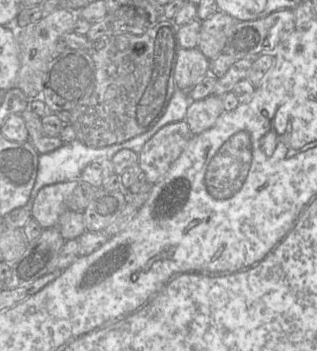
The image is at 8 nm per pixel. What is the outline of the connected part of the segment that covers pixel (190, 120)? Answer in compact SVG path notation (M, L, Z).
M210 95L204 99L190 101L185 121L192 135L198 135L211 128L224 111L222 96Z

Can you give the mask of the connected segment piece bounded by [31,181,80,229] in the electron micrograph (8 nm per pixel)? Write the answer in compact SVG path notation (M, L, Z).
M64 181L44 186L34 199L31 217L43 229L56 227L59 217L68 210L68 201L80 181Z

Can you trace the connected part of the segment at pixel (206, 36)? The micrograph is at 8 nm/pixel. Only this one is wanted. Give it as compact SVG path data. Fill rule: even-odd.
M217 11L201 21L197 48L209 60L216 58L222 53L230 30L236 22L236 19L222 11Z

